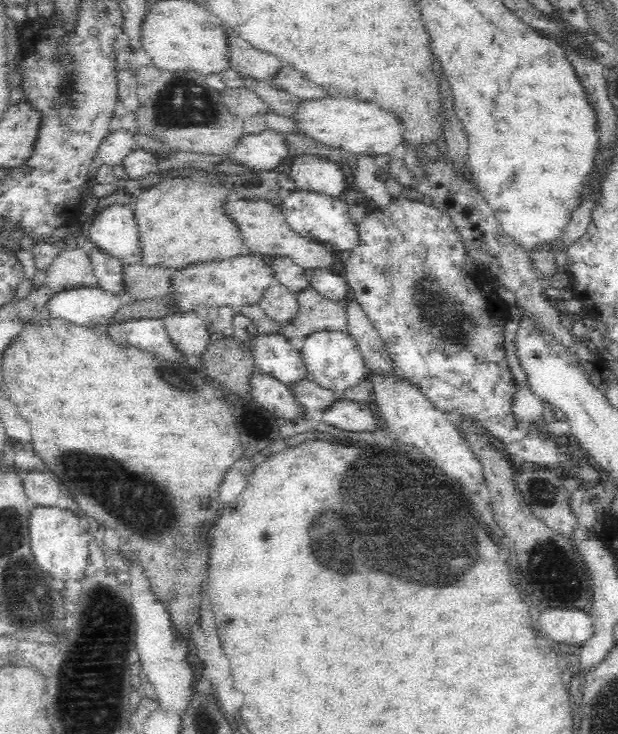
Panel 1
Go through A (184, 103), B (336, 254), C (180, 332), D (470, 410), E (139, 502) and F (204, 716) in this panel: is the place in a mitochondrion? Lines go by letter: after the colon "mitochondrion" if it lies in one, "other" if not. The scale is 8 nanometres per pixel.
A: mitochondrion
B: other
C: other
D: other
E: mitochondrion
F: mitochondrion

